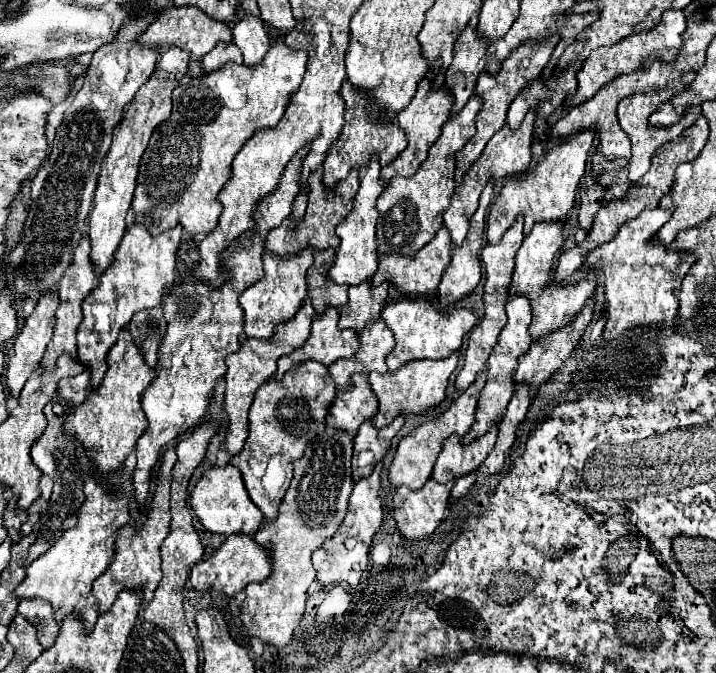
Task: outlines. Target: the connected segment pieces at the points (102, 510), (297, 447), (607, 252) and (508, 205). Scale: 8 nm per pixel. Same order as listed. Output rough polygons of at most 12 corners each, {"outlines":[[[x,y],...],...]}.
{"outlines":[[[92,475],[76,527],[28,569],[20,599],[92,627],[128,497]],[[304,361],[256,391],[230,463],[266,521],[326,427],[336,383]],[[644,209],[592,249],[606,275],[604,339],[664,323],[696,261],[652,243],[672,209]],[[594,131],[552,147],[508,179],[486,217],[498,243],[516,215],[524,233],[564,221],[584,175]]]}

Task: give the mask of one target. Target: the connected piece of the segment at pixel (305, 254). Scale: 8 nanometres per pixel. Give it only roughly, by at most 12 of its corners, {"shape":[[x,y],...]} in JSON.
{"shape":[[314,249],[264,253],[264,277],[240,295],[246,337],[292,319]]}

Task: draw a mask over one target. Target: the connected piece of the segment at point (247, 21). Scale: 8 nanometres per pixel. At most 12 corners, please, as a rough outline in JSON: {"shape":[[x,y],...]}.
{"shape":[[242,15],[232,33],[244,65],[258,65],[270,47],[262,19]]}

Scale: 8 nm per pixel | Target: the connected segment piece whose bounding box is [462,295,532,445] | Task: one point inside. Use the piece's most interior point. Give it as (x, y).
(514, 340)

